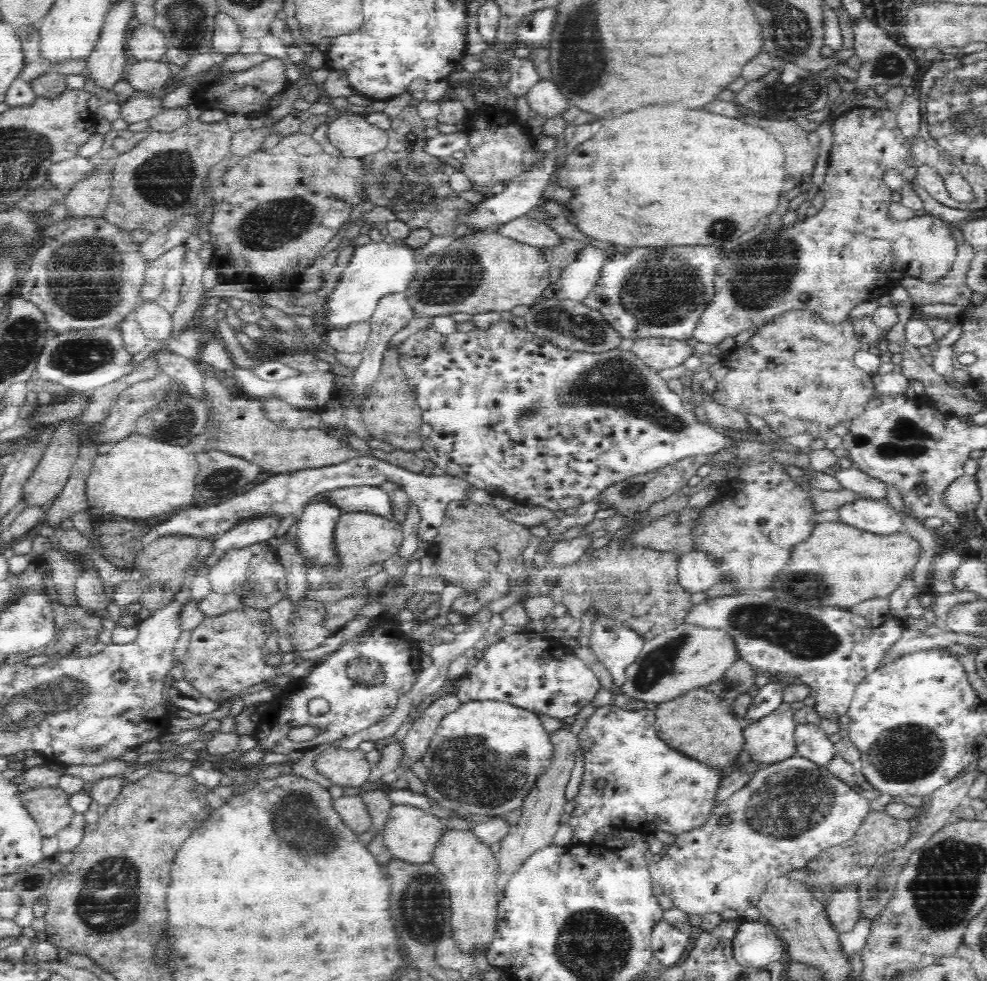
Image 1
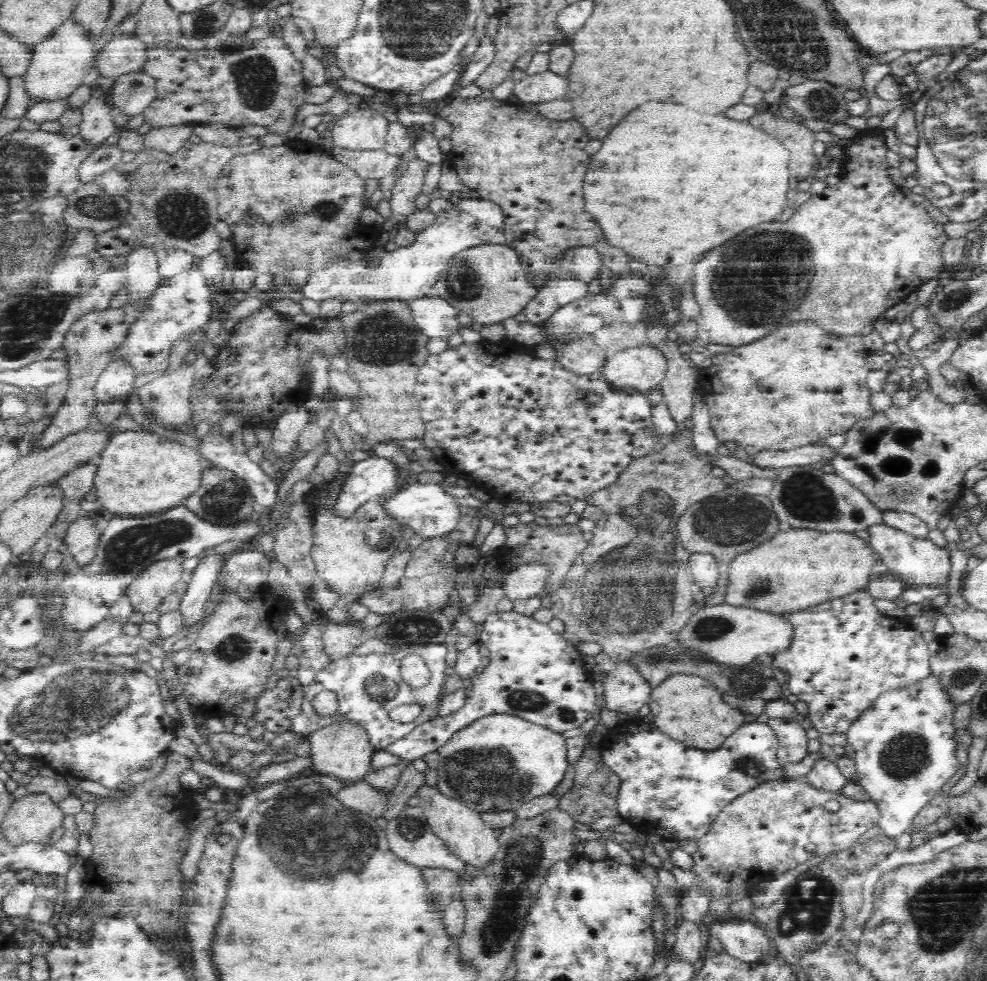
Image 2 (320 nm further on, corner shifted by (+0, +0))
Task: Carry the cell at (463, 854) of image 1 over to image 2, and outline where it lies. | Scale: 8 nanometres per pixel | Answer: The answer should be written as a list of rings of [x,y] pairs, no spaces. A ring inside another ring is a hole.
[[[424,785],[418,789],[416,794],[421,800],[419,805],[424,809],[432,832],[450,849],[454,858],[462,860],[466,866],[470,865],[476,870],[482,870],[493,861],[500,848],[499,840],[494,835],[494,829],[482,822],[478,813],[472,811],[470,807],[456,802],[456,799],[440,794],[436,787]]]

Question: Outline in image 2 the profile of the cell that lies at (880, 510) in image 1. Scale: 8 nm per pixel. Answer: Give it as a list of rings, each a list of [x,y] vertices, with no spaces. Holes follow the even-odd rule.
[[[874,522],[866,528],[870,536],[869,544],[875,549],[896,578],[904,586],[911,587],[922,583],[944,582],[950,572],[950,553],[946,547],[938,547],[930,539],[917,539],[883,522]]]

